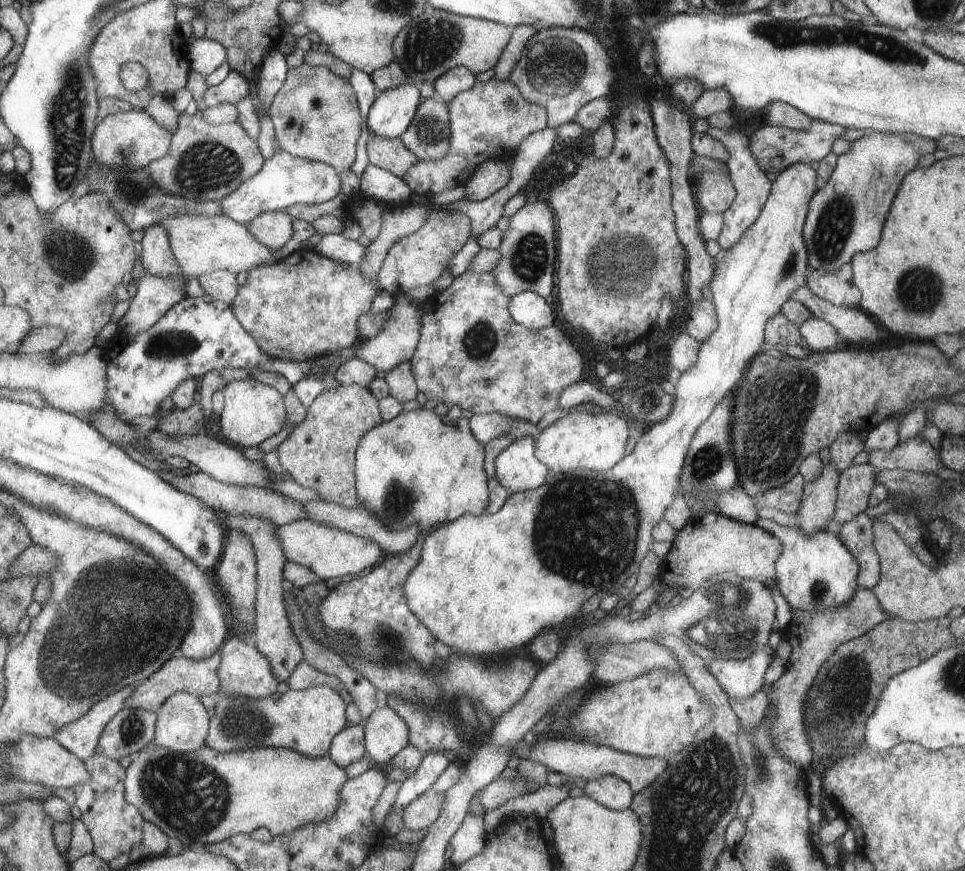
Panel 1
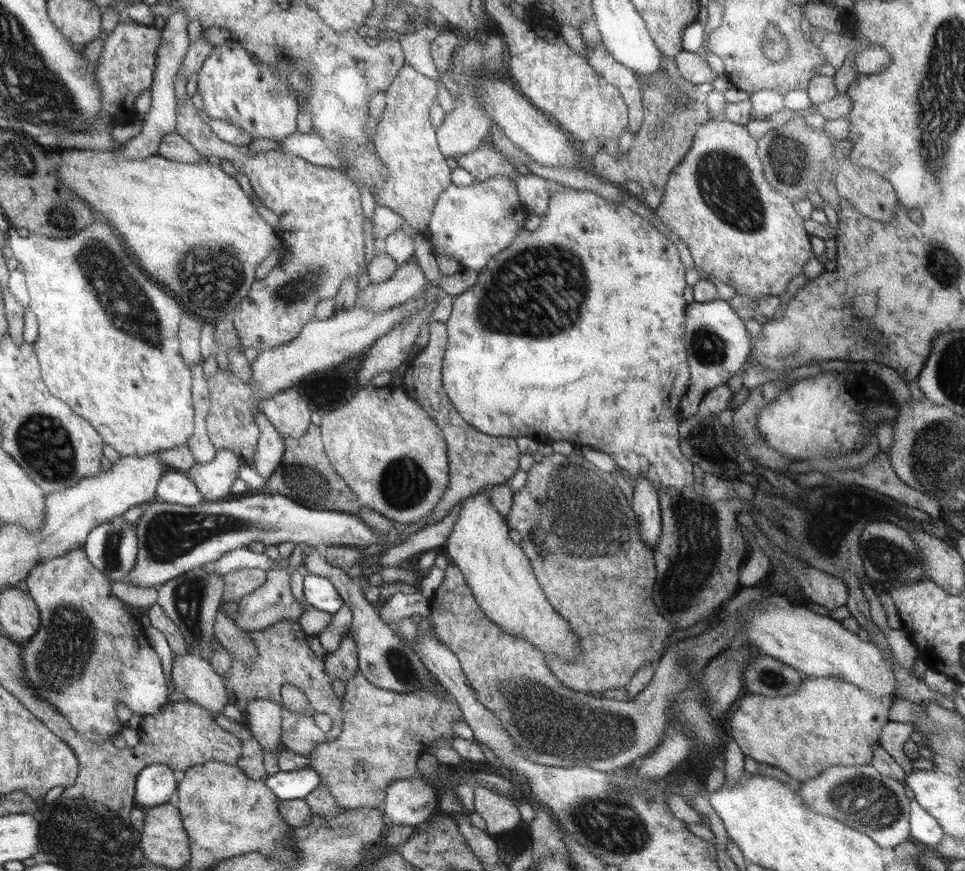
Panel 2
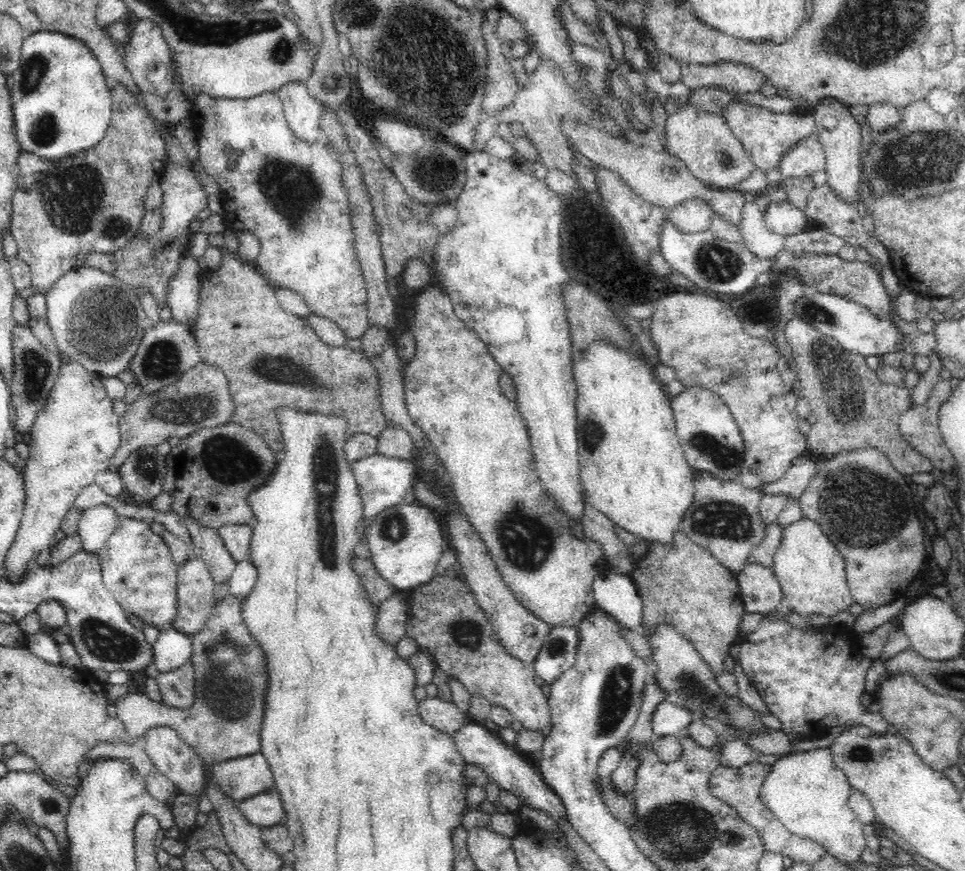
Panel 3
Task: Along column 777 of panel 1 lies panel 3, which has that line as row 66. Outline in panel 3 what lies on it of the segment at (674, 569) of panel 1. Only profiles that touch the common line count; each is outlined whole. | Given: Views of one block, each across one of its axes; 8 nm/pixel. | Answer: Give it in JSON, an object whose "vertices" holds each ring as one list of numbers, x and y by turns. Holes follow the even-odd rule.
{"vertices":[[552,60,542,62,534,74,528,76,528,84,526,88,522,88,514,102,510,102,508,106,504,106,502,112,498,112,496,116,488,116,484,114,482,122,476,128,474,134,474,148,472,152,484,152,484,146,488,140,492,140,496,136,496,126,498,124,512,124,512,122,522,122,526,128,526,138,532,142,532,146,540,152,540,162,548,168,548,170,562,170,568,176,572,176,576,180,576,176,572,174,572,162,578,164,572,156,572,144,568,142,568,138,562,134,562,120,570,116,572,120,580,120,584,124,592,124,596,120,594,110,588,104,582,104,582,100,578,100,578,96,574,94,574,88,570,88,570,84,566,84,560,66,556,66]]}

